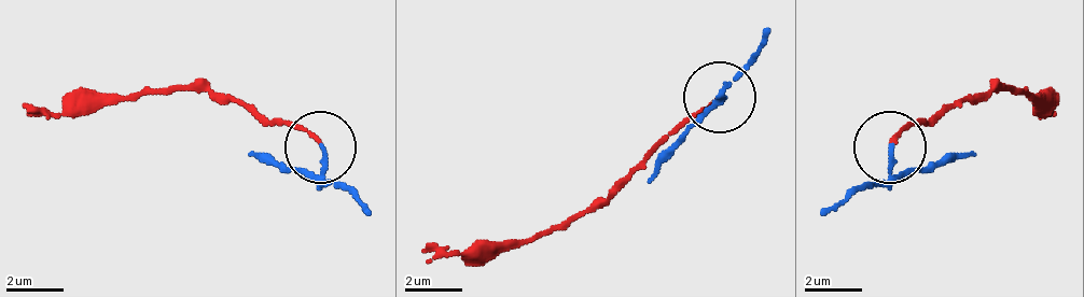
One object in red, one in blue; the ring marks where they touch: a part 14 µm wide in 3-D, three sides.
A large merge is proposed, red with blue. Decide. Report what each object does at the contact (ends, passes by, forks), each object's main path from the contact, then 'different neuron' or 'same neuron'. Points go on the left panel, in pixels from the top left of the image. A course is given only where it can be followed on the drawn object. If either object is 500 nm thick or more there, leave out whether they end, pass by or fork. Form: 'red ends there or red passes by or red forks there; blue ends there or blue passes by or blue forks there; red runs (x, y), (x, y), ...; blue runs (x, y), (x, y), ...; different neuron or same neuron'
red ends there; blue ends there; red runs (318, 142), (204, 92), (147, 92), (68, 113), (25, 105); blue runs (318, 149), (311, 170), (247, 156); different neuron

